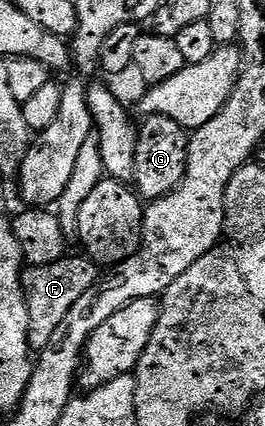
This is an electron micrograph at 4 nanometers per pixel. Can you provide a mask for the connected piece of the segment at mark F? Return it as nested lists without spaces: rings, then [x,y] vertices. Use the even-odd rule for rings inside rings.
[[[68,253],[63,258],[53,261],[53,265],[41,265],[40,267],[28,266],[22,275],[23,292],[26,293],[26,307],[29,309],[29,345],[32,352],[38,353],[47,347],[52,335],[57,331],[69,309],[89,293],[89,289],[95,287],[95,283],[101,278],[99,264],[87,258],[86,254]]]

